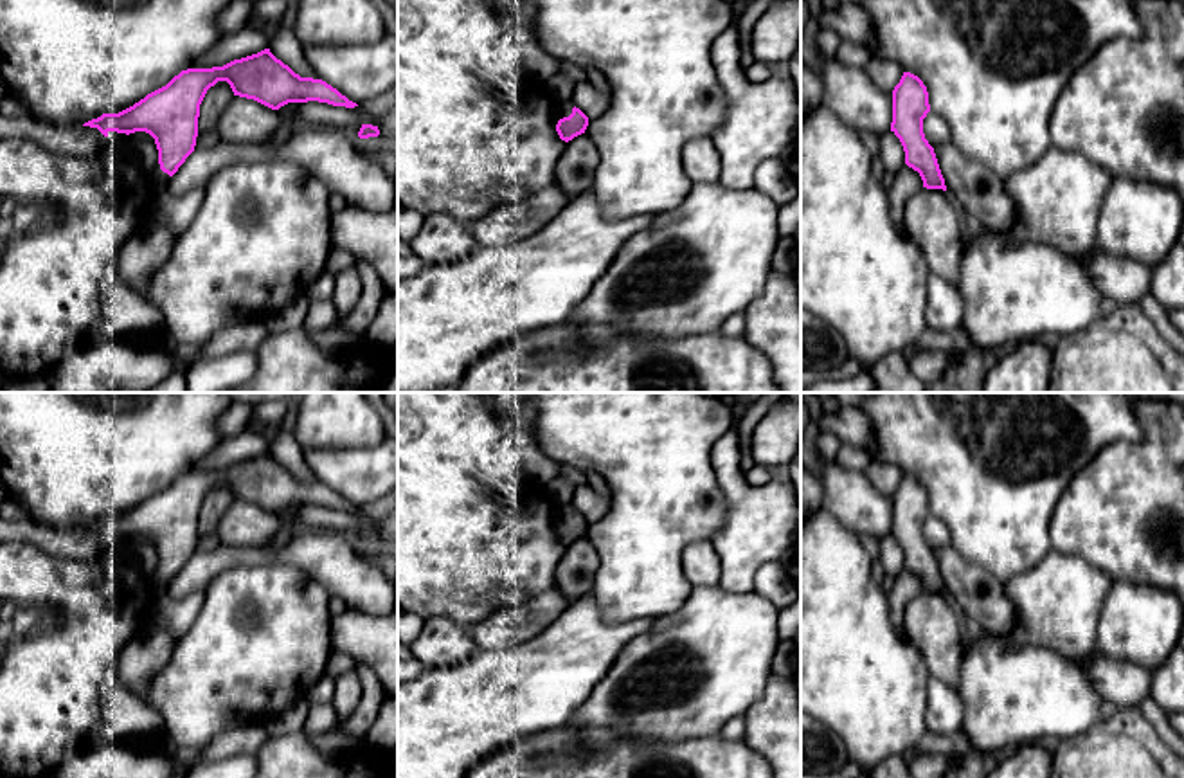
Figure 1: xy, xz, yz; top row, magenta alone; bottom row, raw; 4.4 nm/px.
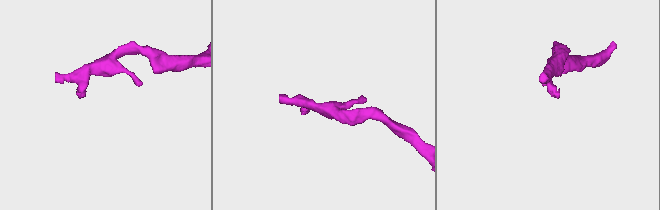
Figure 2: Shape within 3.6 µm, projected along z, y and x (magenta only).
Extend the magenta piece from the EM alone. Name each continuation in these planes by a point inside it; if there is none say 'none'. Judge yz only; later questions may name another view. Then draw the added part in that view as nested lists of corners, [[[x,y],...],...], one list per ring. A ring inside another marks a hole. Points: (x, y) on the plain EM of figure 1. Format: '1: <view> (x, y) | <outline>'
none

